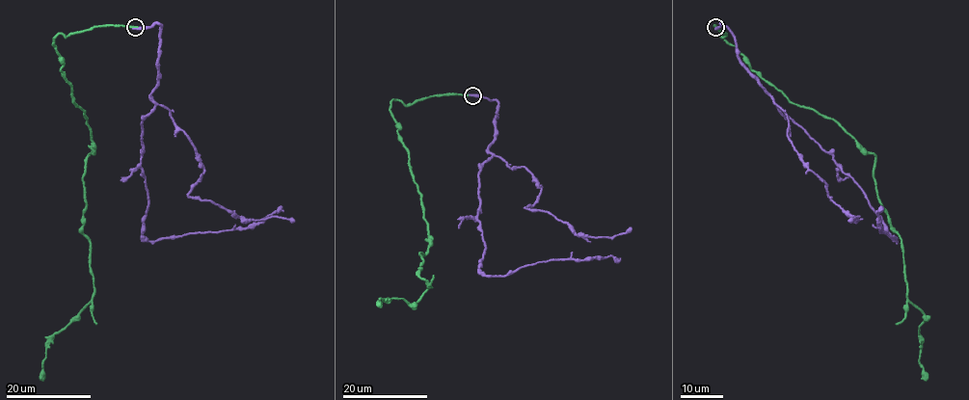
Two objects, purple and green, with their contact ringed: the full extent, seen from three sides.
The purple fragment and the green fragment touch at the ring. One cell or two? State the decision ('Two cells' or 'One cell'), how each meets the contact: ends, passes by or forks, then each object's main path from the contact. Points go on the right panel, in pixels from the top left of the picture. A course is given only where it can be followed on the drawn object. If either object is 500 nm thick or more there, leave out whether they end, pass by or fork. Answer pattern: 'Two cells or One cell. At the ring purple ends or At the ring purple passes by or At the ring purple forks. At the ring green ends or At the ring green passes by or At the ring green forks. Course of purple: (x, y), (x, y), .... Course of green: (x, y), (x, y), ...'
Two cells. At the ring purple ends. At the ring green ends. Course of purple: (715, 27), (720, 23), (730, 31), (739, 63), (785, 117), (832, 155), (896, 240), (880, 232), (881, 206). Course of green: (715, 27), (790, 101), (833, 119), (874, 157), (875, 193), (901, 243), (906, 296), (924, 313), (926, 381)

